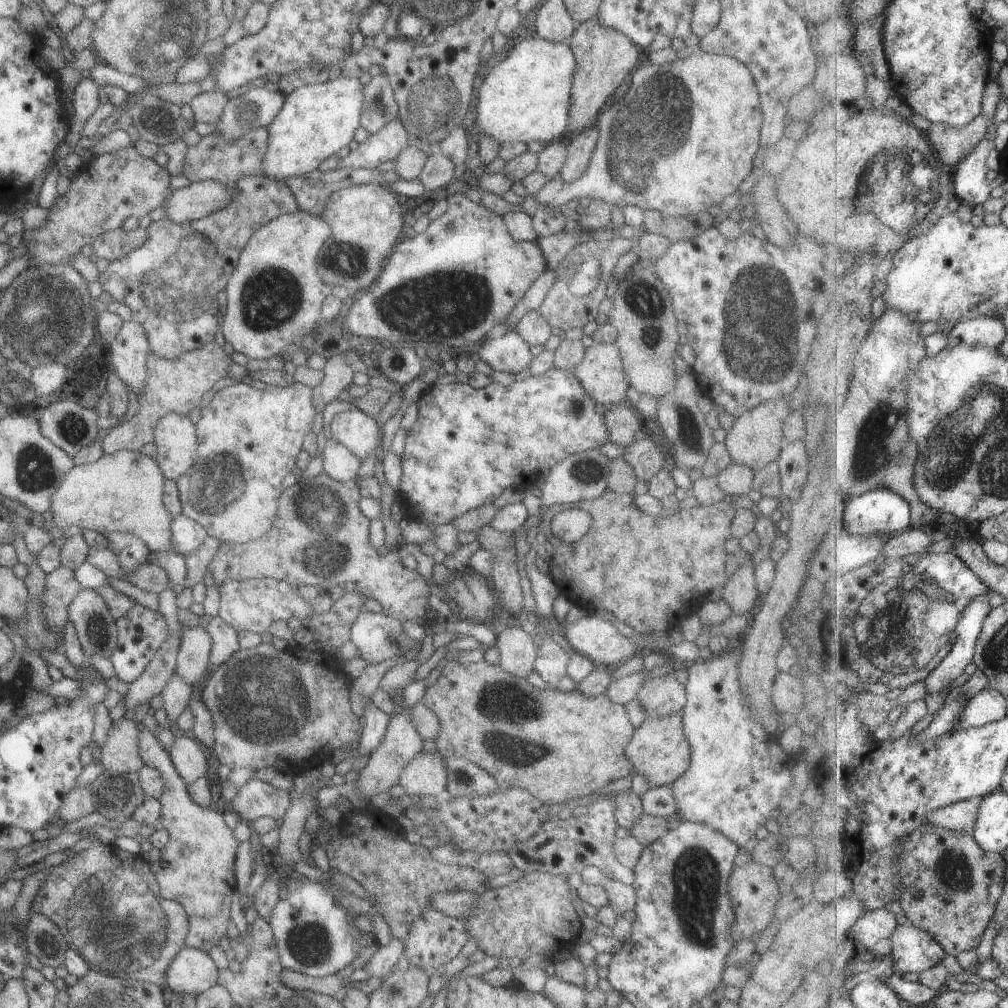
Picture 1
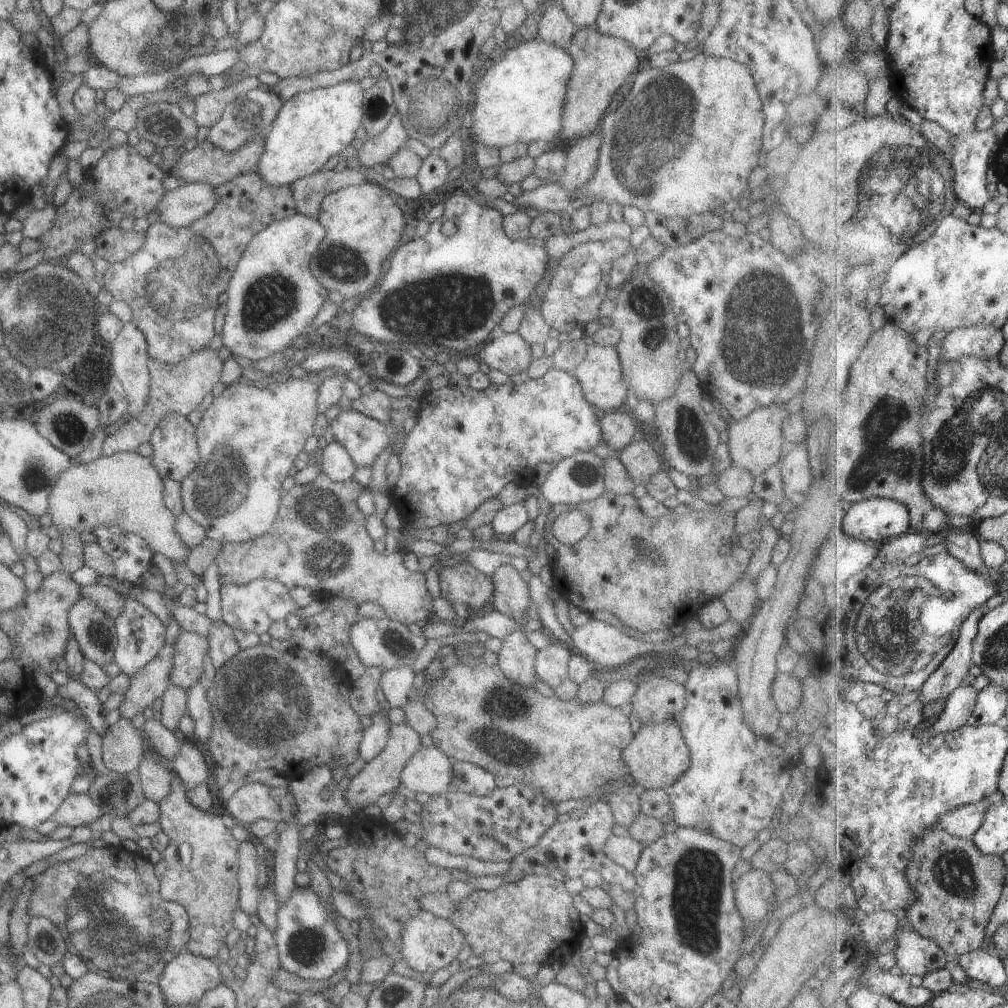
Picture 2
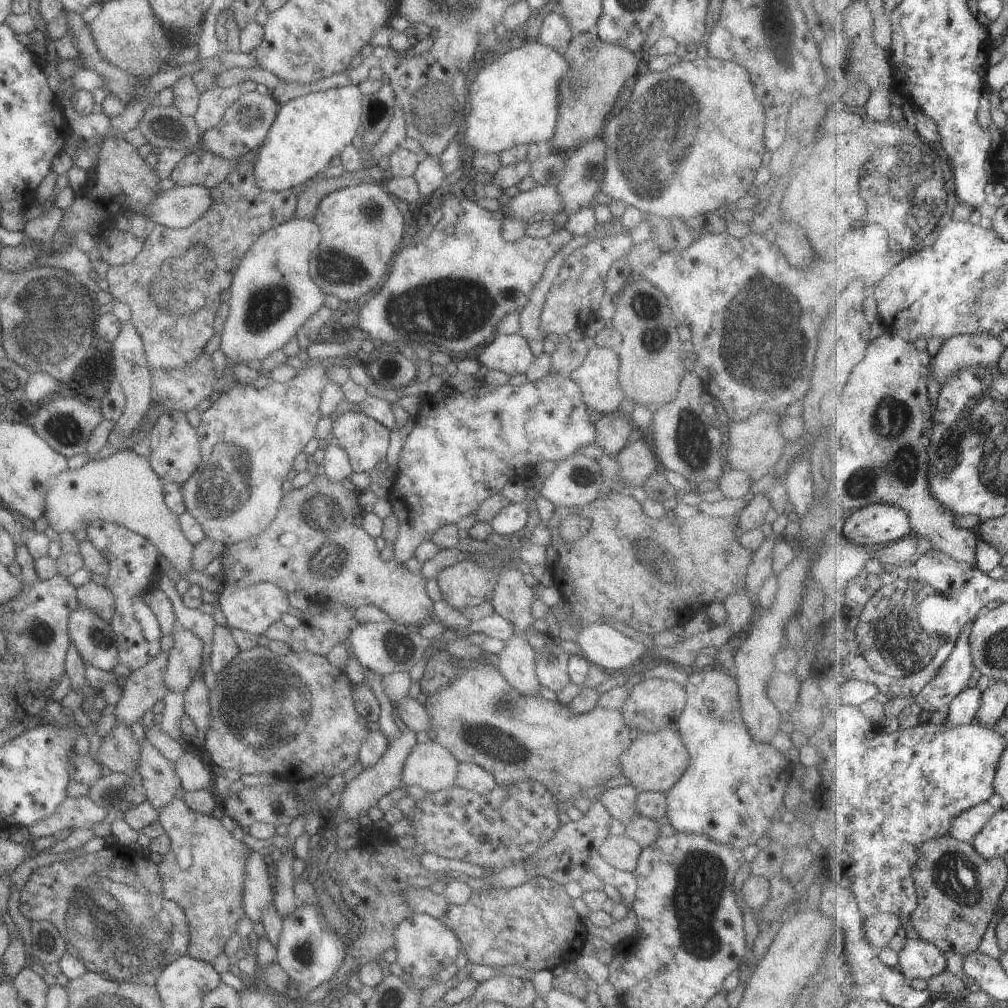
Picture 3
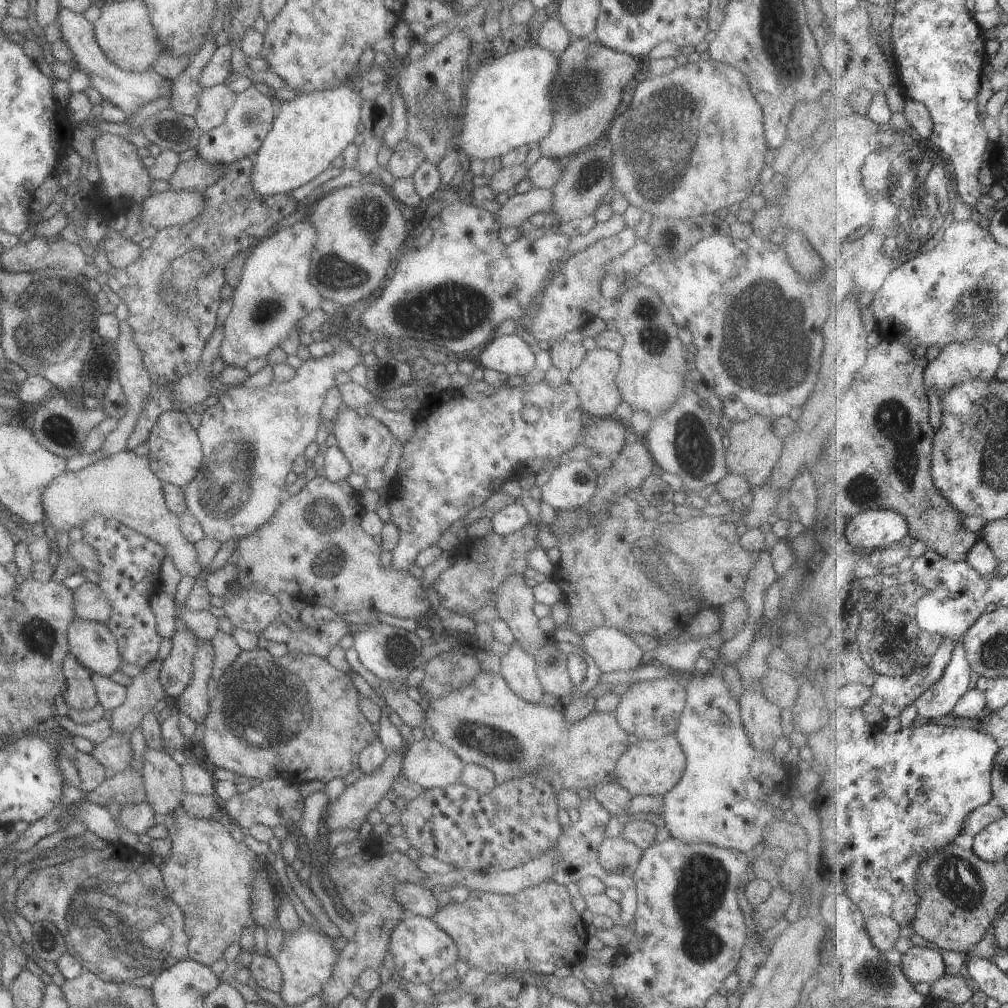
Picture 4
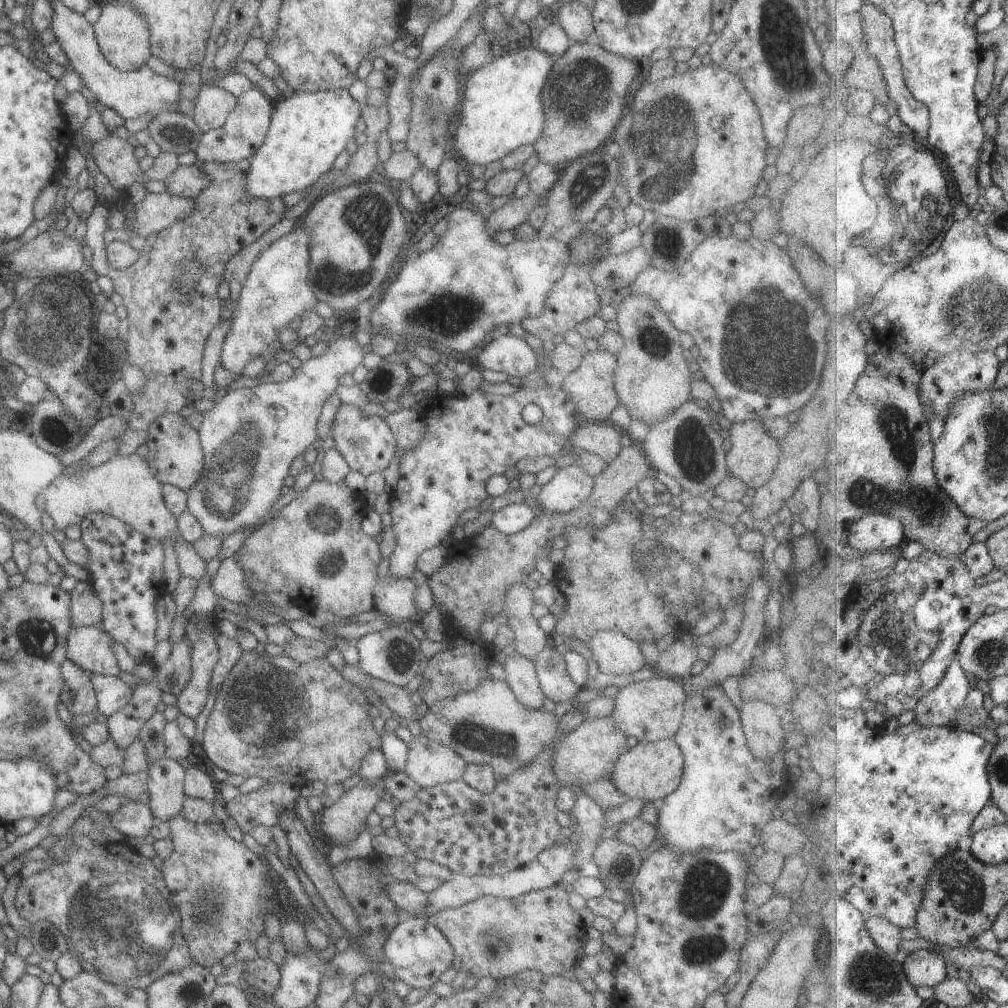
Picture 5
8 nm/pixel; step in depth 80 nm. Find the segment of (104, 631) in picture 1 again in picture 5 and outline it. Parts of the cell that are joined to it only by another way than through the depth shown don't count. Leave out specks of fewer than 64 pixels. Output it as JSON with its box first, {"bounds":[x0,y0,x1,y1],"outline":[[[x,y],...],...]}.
{"bounds":[65,625,120,677],"outline":[[[97,625],[70,626],[66,633],[65,657],[90,674],[117,677],[120,671],[111,650],[111,641],[109,634]]]}

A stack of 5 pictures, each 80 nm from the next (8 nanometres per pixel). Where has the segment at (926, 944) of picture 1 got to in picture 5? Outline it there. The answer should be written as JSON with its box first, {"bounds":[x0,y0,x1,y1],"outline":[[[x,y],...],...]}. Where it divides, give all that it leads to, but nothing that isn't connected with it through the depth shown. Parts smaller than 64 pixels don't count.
{"bounds":[903,950,948,990],"outline":[[[915,950],[906,956],[903,966],[909,982],[917,990],[923,986],[934,988],[937,984],[941,984],[943,980],[948,978],[948,962],[941,953],[935,952],[935,950]]]}

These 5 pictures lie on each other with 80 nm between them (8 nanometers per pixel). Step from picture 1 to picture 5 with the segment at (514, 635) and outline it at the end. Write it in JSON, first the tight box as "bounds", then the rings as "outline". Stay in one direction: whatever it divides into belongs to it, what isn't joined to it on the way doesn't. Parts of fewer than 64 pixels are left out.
{"bounds":[502,654,544,710],"outline":[[[509,654],[503,662],[502,670],[503,681],[519,704],[532,710],[542,707],[544,697],[531,659],[524,658],[521,654]]]}

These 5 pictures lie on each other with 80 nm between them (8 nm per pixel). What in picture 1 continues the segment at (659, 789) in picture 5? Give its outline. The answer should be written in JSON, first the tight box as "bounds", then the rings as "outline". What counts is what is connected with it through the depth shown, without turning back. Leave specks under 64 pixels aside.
{"bounds":[624,713,690,787],"outline":[[[671,713],[664,717],[645,717],[643,722],[634,728],[629,742],[624,748],[625,758],[633,770],[643,776],[650,787],[670,785],[689,764],[690,746],[682,733],[682,715]]]}

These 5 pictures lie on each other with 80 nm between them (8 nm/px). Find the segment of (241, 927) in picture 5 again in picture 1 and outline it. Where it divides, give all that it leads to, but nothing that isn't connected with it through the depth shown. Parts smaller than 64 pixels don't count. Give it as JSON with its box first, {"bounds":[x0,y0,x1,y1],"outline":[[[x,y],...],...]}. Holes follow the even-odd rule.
{"bounds":[137,727,239,953],"outline":[[[139,727],[137,748],[142,764],[158,770],[164,782],[158,798],[160,815],[157,827],[165,829],[168,834],[168,841],[160,848],[158,862],[149,865],[158,884],[159,896],[178,902],[185,911],[188,931],[184,946],[207,953],[226,934],[230,898],[236,890],[234,856],[239,842],[223,823],[222,814],[209,807],[203,808],[189,798],[186,784],[174,769],[168,753],[155,740],[156,736],[156,732]],[[185,848],[187,854],[183,854]]]}

